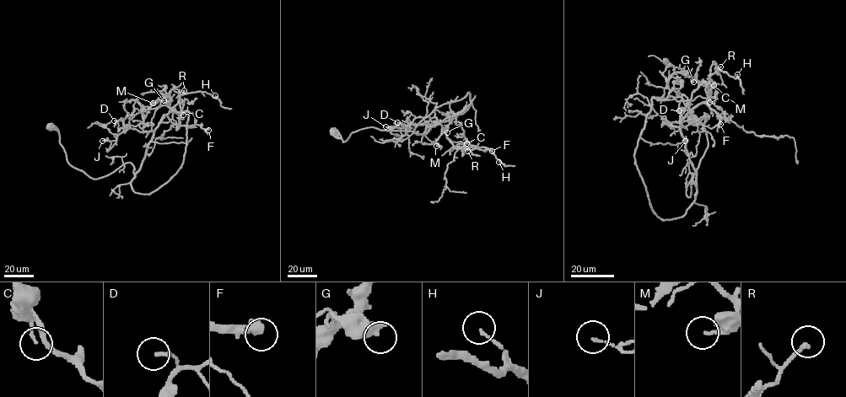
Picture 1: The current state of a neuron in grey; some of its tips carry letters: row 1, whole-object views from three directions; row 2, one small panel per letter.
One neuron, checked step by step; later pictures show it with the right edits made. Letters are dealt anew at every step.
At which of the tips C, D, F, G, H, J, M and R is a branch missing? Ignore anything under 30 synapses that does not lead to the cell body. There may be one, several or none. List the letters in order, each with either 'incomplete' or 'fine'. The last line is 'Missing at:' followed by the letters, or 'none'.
C: fine
D: fine
F: incomplete
G: fine
H: incomplete
J: fine
M: fine
R: fine
Missing at: F, H

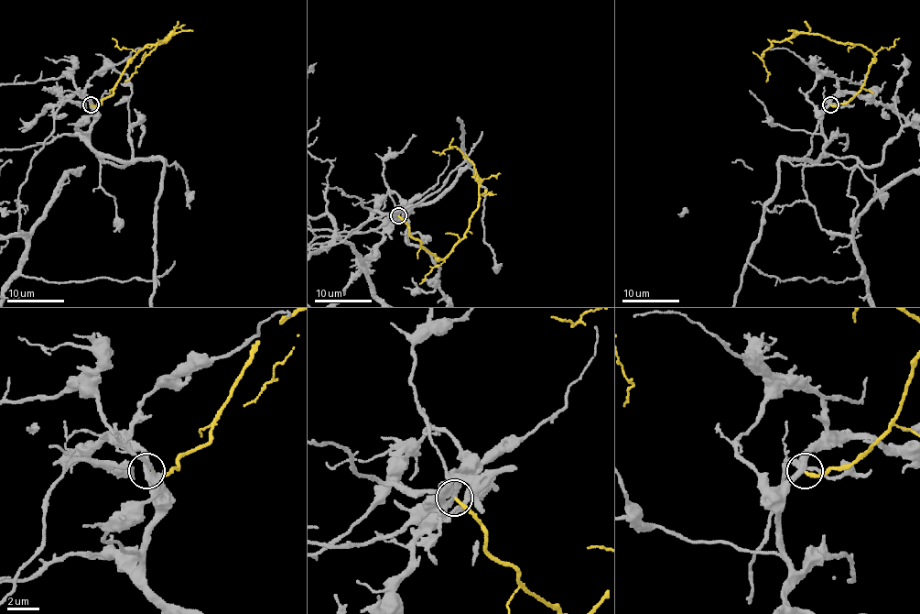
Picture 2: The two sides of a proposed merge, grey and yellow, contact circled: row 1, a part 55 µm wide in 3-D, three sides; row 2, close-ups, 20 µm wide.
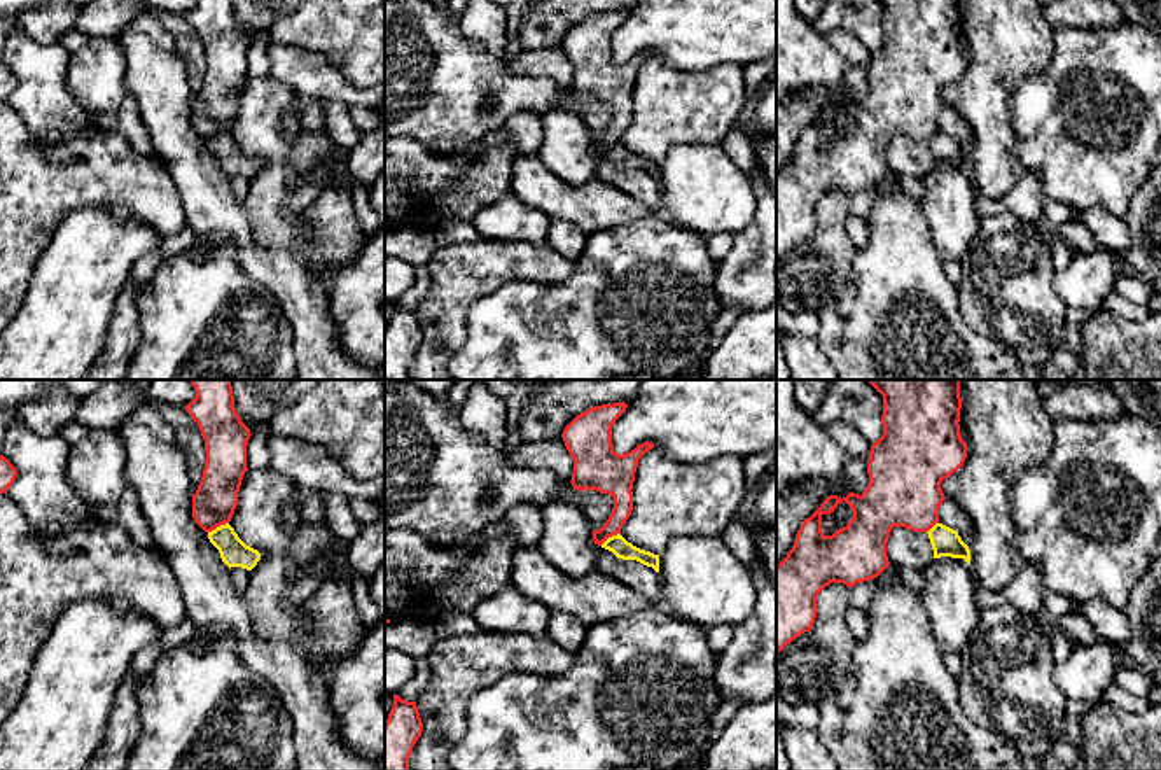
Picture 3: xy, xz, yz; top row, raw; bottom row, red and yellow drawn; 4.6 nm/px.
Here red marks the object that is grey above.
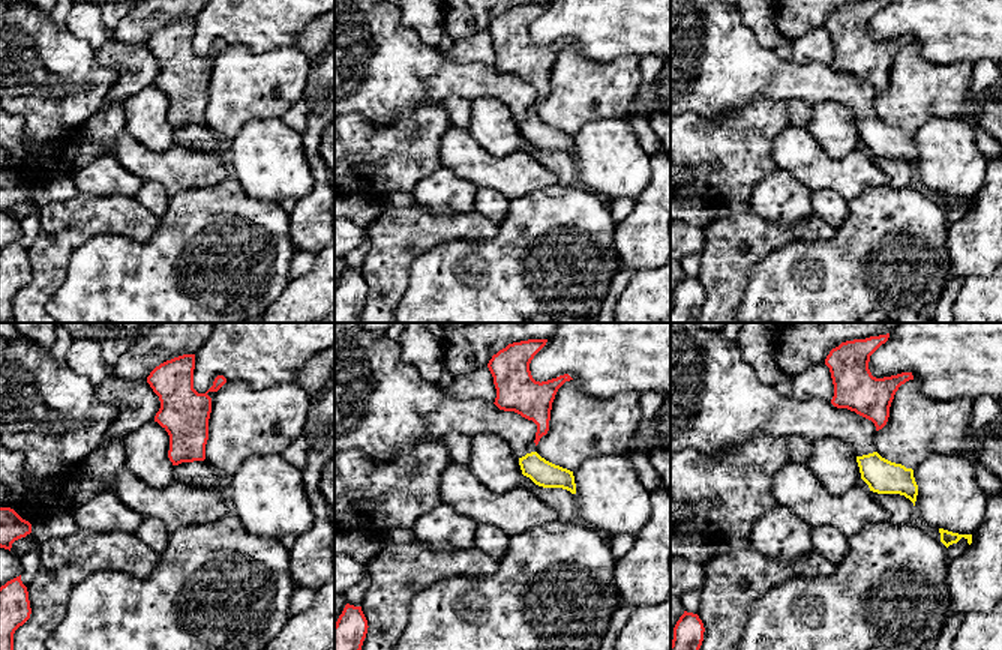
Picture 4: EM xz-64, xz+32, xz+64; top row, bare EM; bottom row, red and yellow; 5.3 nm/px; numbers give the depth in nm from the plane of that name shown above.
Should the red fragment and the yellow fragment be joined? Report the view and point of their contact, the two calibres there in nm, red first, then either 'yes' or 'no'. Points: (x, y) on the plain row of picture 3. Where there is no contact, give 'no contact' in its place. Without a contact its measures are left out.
meets red in xy at (217, 133); 200 nm thick on the red side, 130 nm on the other; no

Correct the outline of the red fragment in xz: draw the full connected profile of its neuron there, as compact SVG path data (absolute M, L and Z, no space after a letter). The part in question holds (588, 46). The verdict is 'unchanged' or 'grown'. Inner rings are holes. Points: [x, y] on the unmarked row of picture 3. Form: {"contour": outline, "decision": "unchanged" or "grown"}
{"contour": "M626 10L601 12L577 23L561 46L574 66L574 98L596 98L614 105L614 116L600 138L593 138L594 152L601 154L608 145L621 142L633 119L633 89L638 68L654 56L642 51L628 61L615 61L612 54L612 33L626 19Z", "decision": "unchanged"}

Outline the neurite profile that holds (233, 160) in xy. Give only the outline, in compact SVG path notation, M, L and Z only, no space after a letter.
M229 131L208 140L208 147L219 158L222 170L229 177L241 175L252 178L261 168L261 161L247 154Z

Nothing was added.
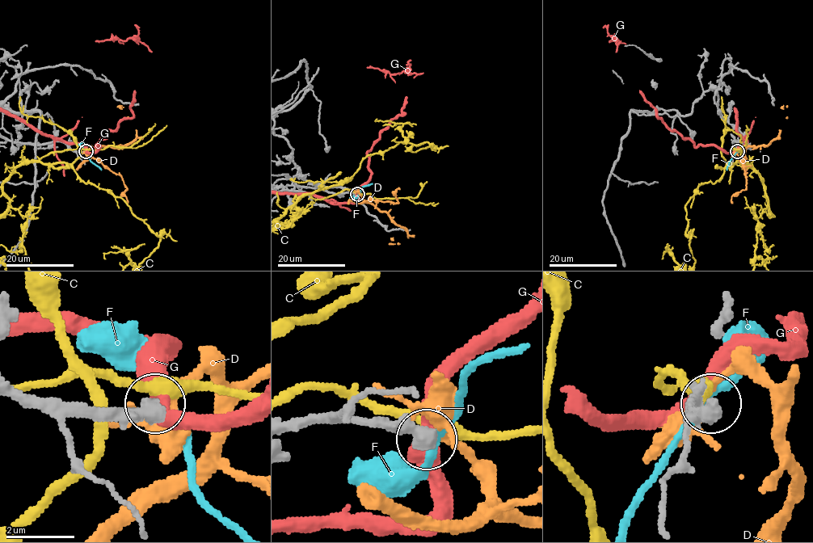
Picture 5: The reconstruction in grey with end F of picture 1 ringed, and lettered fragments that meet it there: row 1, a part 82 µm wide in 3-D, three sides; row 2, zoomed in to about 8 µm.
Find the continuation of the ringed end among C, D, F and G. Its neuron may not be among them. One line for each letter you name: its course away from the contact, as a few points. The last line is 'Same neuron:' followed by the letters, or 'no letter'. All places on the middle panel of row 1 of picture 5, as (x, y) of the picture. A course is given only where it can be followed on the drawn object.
Same neuron: no letter

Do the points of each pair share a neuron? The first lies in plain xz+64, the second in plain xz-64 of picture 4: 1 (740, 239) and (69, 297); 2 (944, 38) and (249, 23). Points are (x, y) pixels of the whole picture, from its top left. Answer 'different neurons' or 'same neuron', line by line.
1: different neurons
2: same neuron

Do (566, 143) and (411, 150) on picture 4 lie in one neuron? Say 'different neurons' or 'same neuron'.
different neurons

